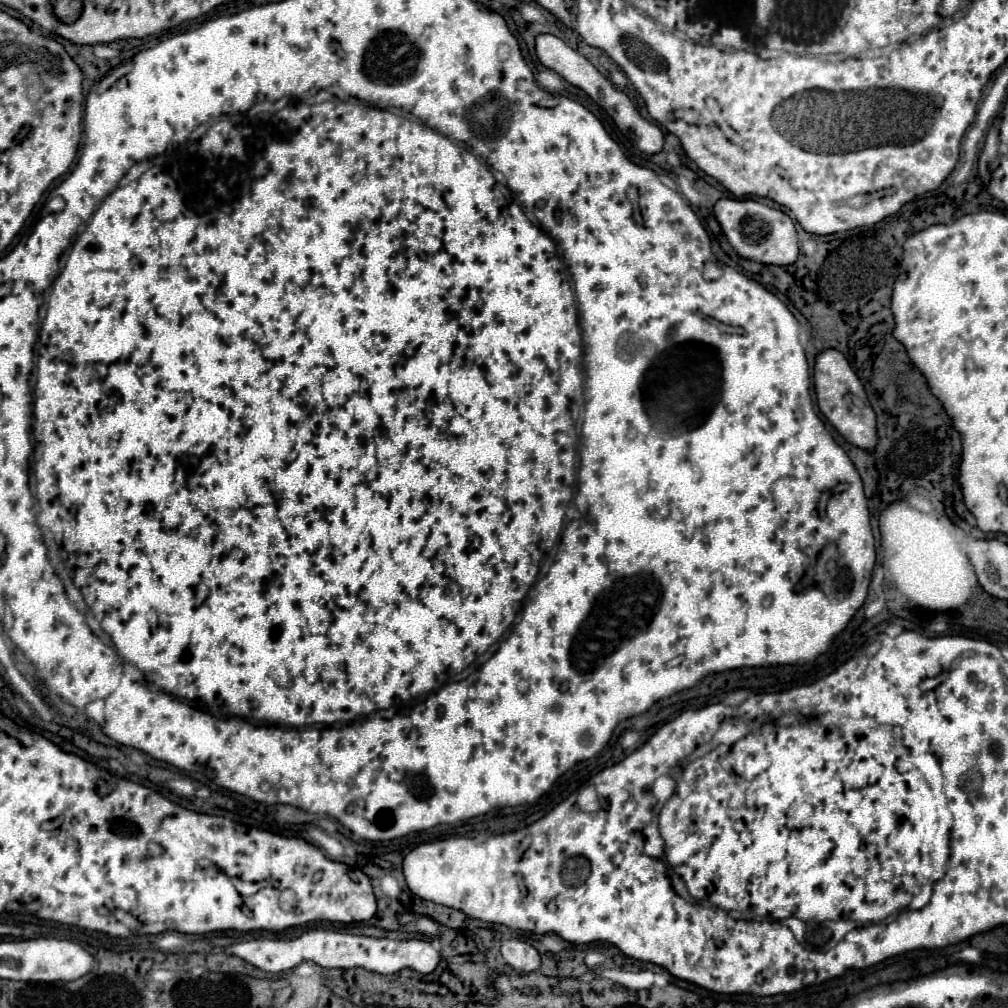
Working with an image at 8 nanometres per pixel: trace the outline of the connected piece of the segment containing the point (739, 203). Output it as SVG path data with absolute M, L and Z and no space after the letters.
M722 197L714 205L716 219L740 257L760 261L766 265L792 265L798 257L798 237L792 219L774 207L768 207L754 199L730 199Z

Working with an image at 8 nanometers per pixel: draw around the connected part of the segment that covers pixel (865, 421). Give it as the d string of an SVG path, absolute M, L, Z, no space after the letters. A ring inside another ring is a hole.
M826 349L816 357L814 363L814 389L816 401L822 415L834 425L834 429L852 445L862 449L872 449L878 441L876 437L876 415L868 403L866 391L852 371L846 357L836 349Z

